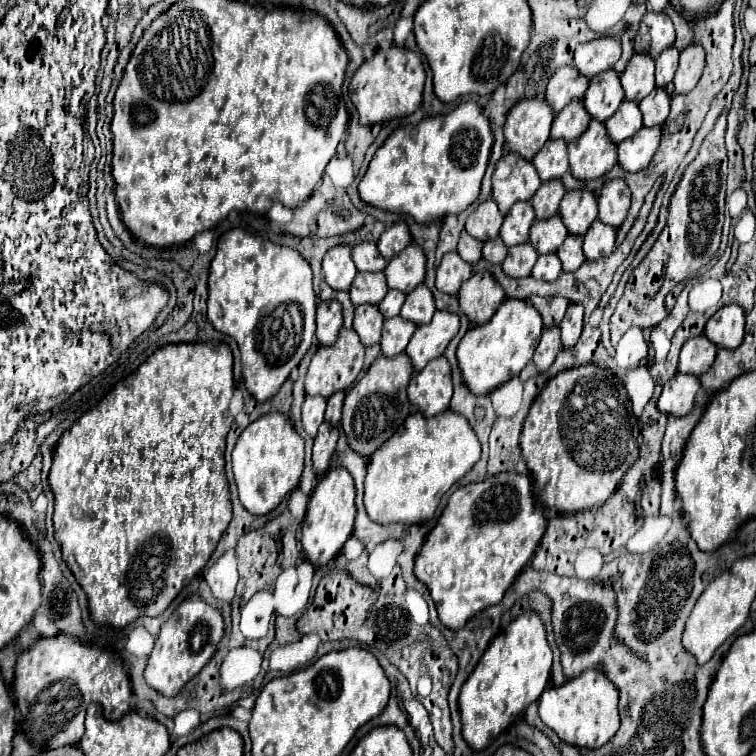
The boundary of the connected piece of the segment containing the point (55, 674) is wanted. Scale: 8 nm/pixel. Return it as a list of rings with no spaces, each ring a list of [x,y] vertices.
[[[52,636],[52,638],[40,638],[30,650],[26,650],[18,662],[16,662],[16,680],[14,680],[14,698],[16,706],[20,710],[20,728],[26,734],[26,738],[32,742],[32,746],[40,750],[48,748],[60,748],[68,744],[78,744],[84,734],[84,716],[86,708],[92,702],[102,704],[104,716],[108,720],[120,720],[130,710],[130,676],[124,668],[124,662],[120,656],[96,648],[90,644],[84,644],[72,636]]]

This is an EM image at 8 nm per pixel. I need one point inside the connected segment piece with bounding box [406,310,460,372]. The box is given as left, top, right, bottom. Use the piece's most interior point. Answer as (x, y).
(430, 340)

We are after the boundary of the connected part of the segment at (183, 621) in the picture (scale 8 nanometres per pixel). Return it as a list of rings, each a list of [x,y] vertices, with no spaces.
[[[198,594],[188,596],[162,624],[154,650],[144,670],[146,682],[164,696],[176,696],[214,656],[224,632],[224,620],[218,608],[204,602]]]

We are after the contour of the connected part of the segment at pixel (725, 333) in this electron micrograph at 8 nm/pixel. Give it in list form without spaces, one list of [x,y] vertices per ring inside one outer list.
[[[728,304],[720,308],[706,322],[704,334],[718,348],[726,348],[726,350],[738,348],[744,338],[744,310],[738,304]]]

